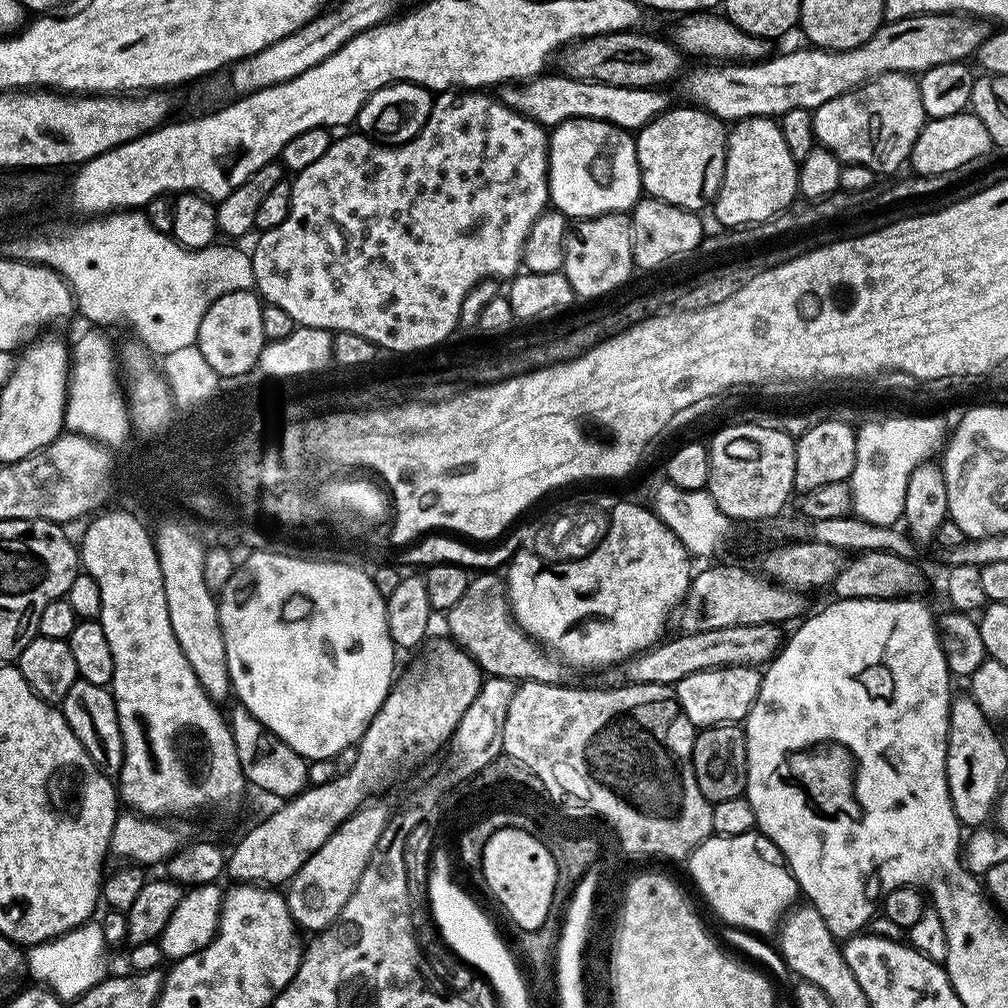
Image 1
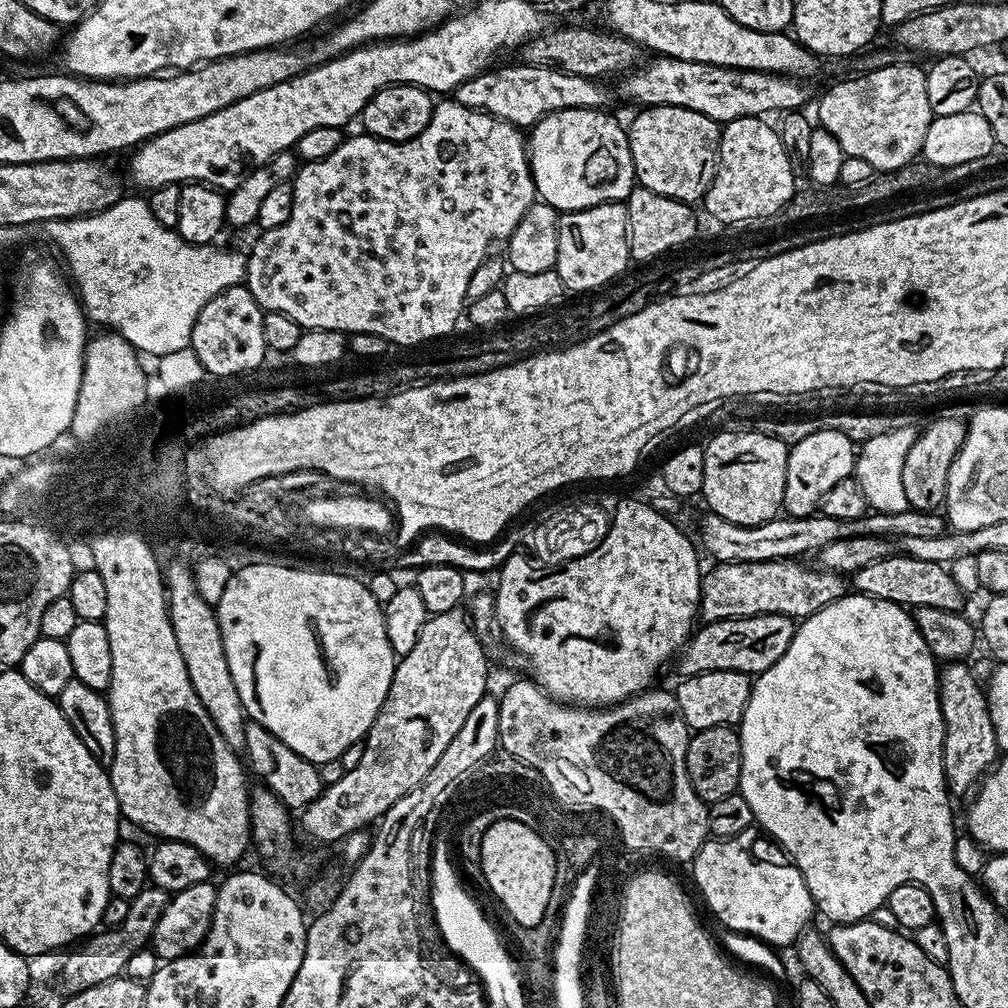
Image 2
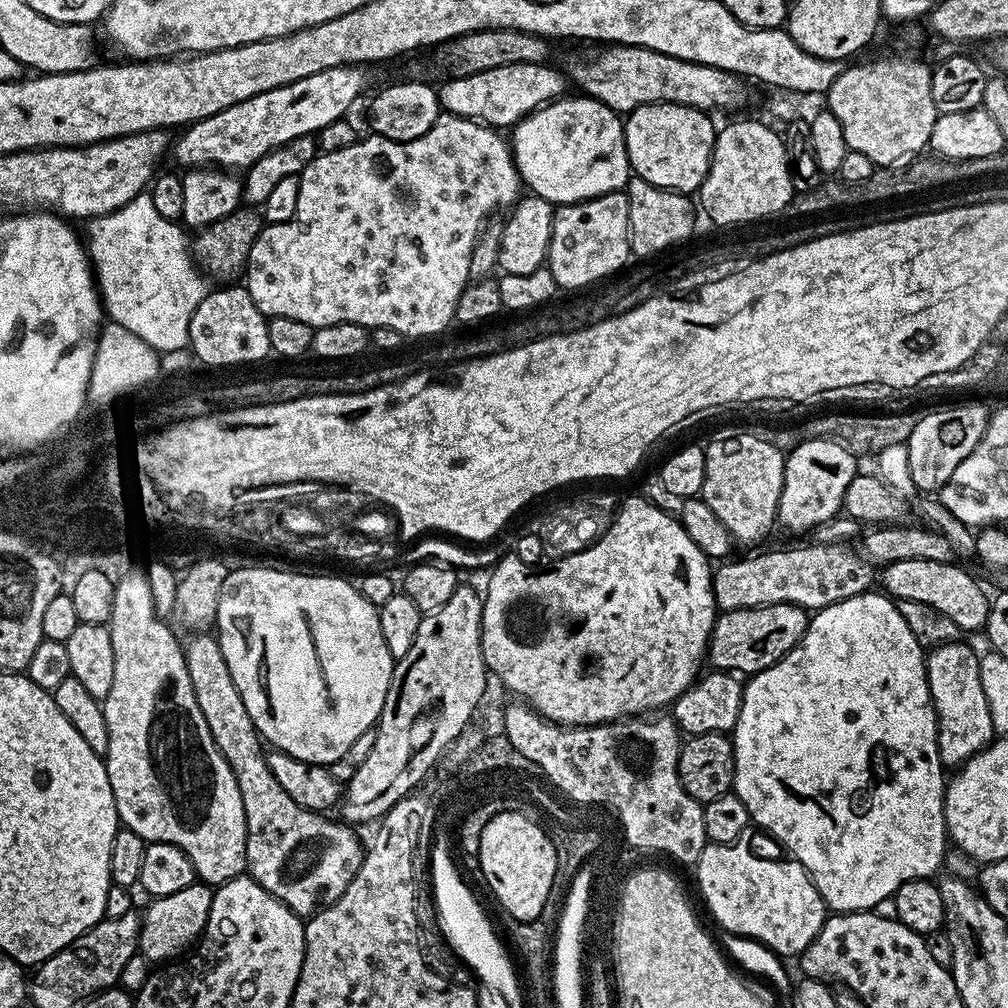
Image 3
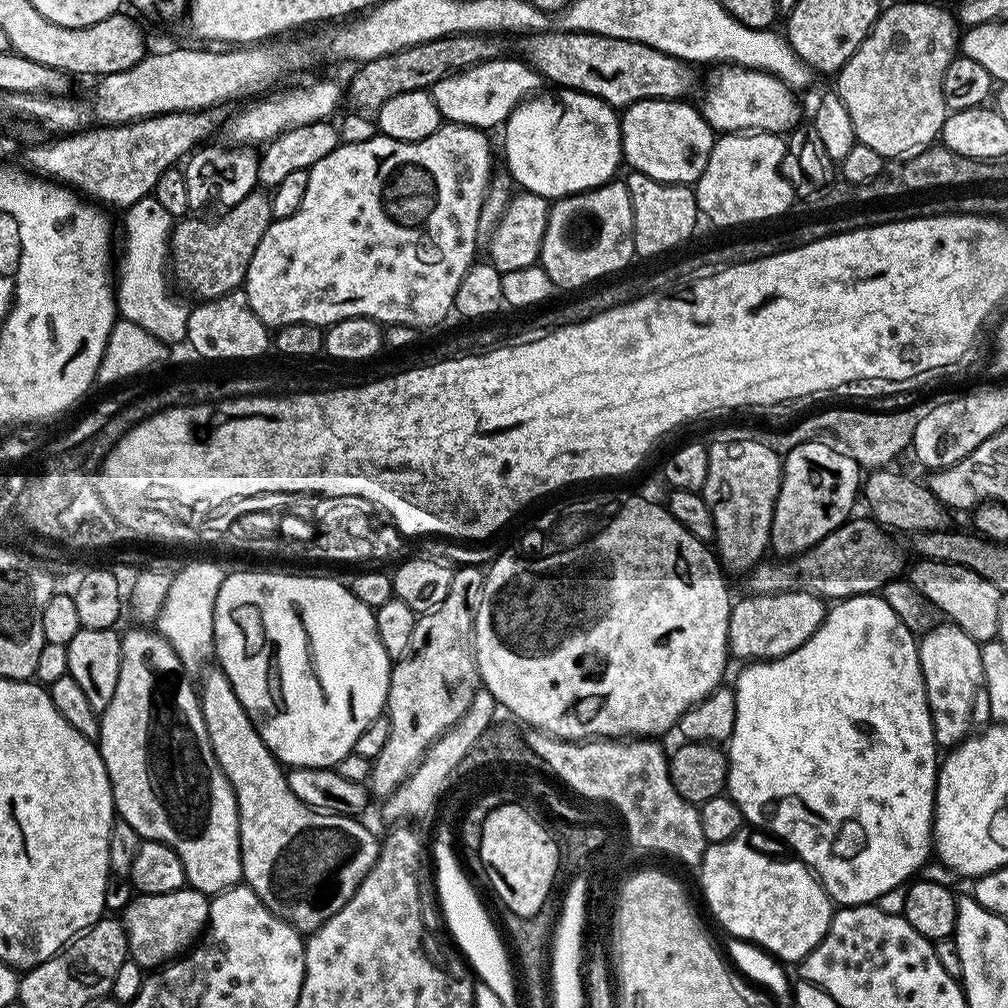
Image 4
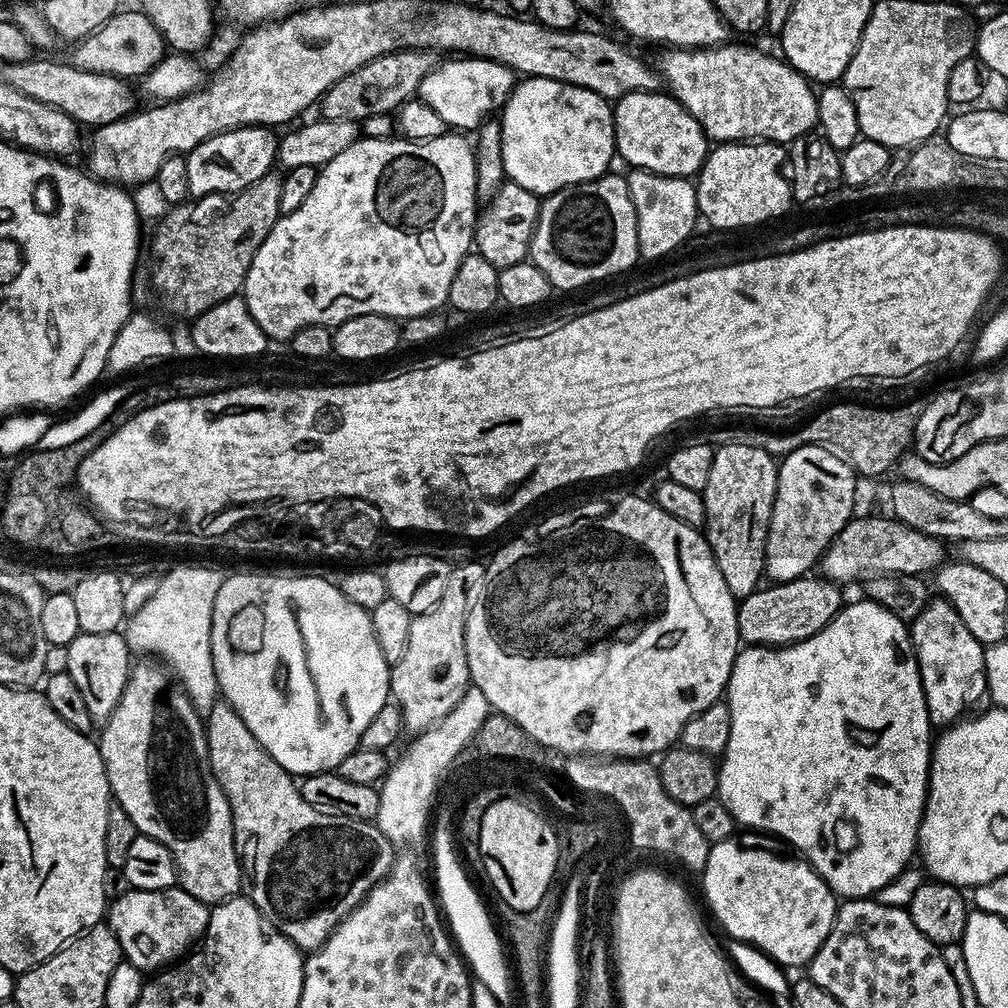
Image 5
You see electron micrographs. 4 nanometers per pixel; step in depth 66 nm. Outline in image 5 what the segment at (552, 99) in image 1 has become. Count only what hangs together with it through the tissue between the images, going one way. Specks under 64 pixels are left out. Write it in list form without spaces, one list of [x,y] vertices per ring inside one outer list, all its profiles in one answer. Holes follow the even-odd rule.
[[[480,56],[467,58],[448,58],[426,78],[422,78],[418,98],[434,114],[442,118],[445,126],[452,130],[475,130],[493,115],[495,110],[503,109],[514,87],[512,69],[493,60],[483,60]]]

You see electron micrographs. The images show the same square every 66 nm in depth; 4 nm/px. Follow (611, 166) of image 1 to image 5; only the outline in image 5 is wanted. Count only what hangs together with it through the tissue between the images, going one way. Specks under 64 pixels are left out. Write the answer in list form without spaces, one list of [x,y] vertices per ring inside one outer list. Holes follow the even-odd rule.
[[[523,77],[513,87],[499,117],[502,126],[502,162],[505,177],[511,183],[543,198],[552,192],[590,182],[605,175],[611,169],[608,167],[612,164],[612,156],[614,160],[617,155],[612,109],[613,105],[603,96],[594,94],[594,90],[558,82],[554,78]]]

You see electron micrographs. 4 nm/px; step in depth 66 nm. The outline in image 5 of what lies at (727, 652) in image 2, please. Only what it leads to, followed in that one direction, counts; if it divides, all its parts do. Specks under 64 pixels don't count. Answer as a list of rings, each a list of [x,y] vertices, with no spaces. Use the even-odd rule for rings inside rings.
[[[816,574],[800,576],[785,584],[775,582],[757,587],[755,592],[743,597],[736,609],[741,641],[748,646],[778,648],[797,644],[822,630],[834,619],[842,607],[841,585]]]

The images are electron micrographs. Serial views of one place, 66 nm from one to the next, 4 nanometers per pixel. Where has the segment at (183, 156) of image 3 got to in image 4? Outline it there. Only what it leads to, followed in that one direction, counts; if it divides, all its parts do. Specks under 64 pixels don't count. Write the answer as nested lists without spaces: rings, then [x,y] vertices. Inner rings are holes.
[[[320,80],[320,81],[317,82],[317,84],[308,84],[308,85],[306,85],[305,88],[292,88],[292,89],[289,90],[289,92],[280,92],[280,93],[277,94],[277,96],[272,96],[272,97],[271,96],[272,95],[269,95],[267,98],[257,99],[255,102],[252,102],[252,103],[257,102],[257,104],[252,104],[252,105],[249,106],[249,108],[242,109],[241,112],[237,114],[237,116],[232,116],[232,117],[229,118],[229,120],[228,120],[228,117],[227,117],[226,123],[223,125],[223,128],[222,128],[222,133],[224,132],[225,138],[228,139],[228,140],[225,140],[225,141],[227,141],[227,143],[229,145],[232,145],[232,146],[263,146],[263,145],[267,144],[268,141],[274,139],[278,134],[282,134],[286,130],[294,130],[294,128],[296,126],[306,126],[307,124],[313,124],[314,122],[318,122],[319,120],[328,120],[329,117],[331,117],[331,115],[330,115],[331,112],[334,111],[336,107],[339,106],[340,100],[341,100],[341,104],[342,104],[342,88],[341,88],[341,85],[340,85],[340,88],[339,88],[339,86],[336,85],[335,82],[332,81],[332,80]]]

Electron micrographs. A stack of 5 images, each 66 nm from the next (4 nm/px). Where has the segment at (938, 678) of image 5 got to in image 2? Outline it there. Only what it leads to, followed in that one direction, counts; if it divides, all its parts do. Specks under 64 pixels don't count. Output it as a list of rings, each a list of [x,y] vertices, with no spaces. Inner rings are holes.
[[[945,663],[939,669],[939,674],[940,709],[944,719],[944,777],[948,783],[949,793],[953,797],[967,797],[983,781],[986,773],[998,759],[988,698],[981,681],[967,663]]]

